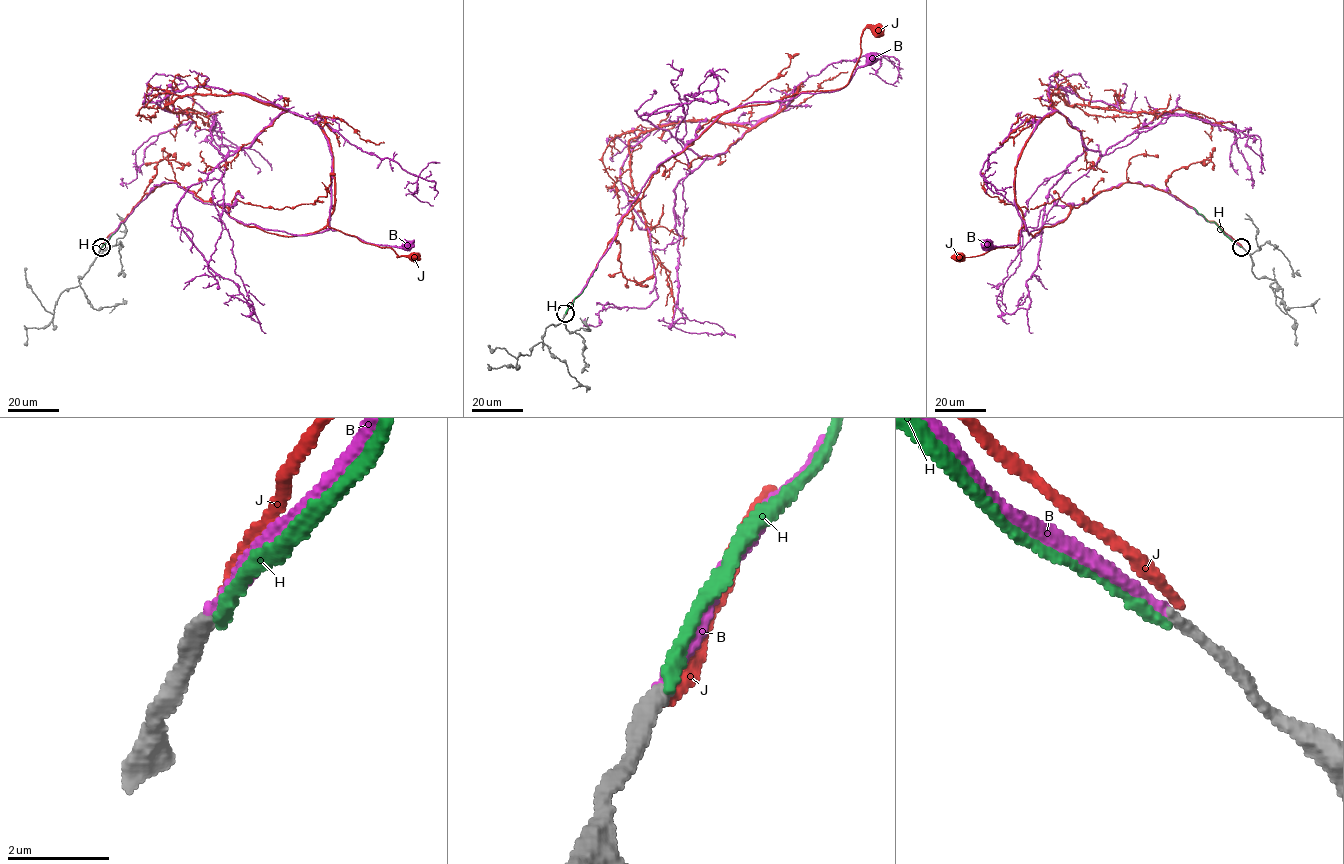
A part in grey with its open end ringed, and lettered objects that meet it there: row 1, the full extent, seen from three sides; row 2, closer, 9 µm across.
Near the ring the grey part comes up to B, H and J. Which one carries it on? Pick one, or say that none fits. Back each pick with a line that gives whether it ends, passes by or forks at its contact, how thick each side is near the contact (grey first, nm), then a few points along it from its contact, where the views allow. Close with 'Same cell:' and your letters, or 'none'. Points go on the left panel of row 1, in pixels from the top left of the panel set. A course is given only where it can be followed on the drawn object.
B: it ends; calibres 320 and 200 nm; course (101, 246), (163, 183), (264, 229), (310, 235), (331, 229), (409, 246)
Same cell: B

